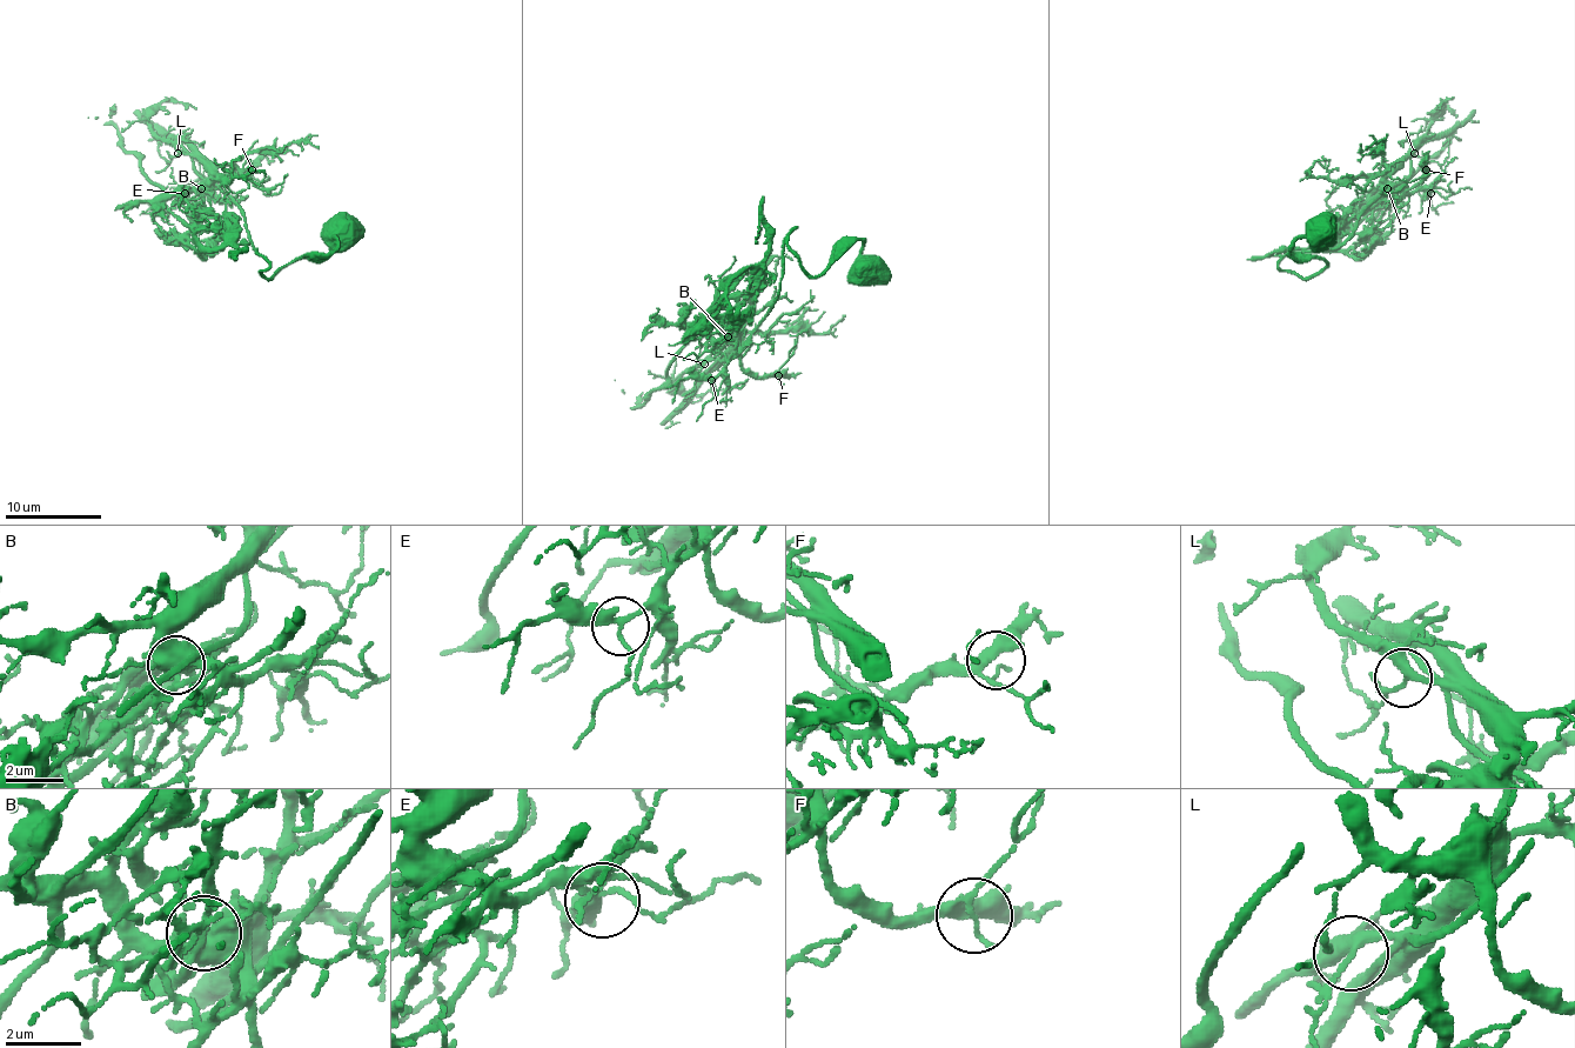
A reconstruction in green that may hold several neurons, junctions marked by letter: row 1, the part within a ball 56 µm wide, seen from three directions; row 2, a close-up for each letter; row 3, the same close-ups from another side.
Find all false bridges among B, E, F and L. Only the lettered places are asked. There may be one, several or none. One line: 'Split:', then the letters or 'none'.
Split: B

